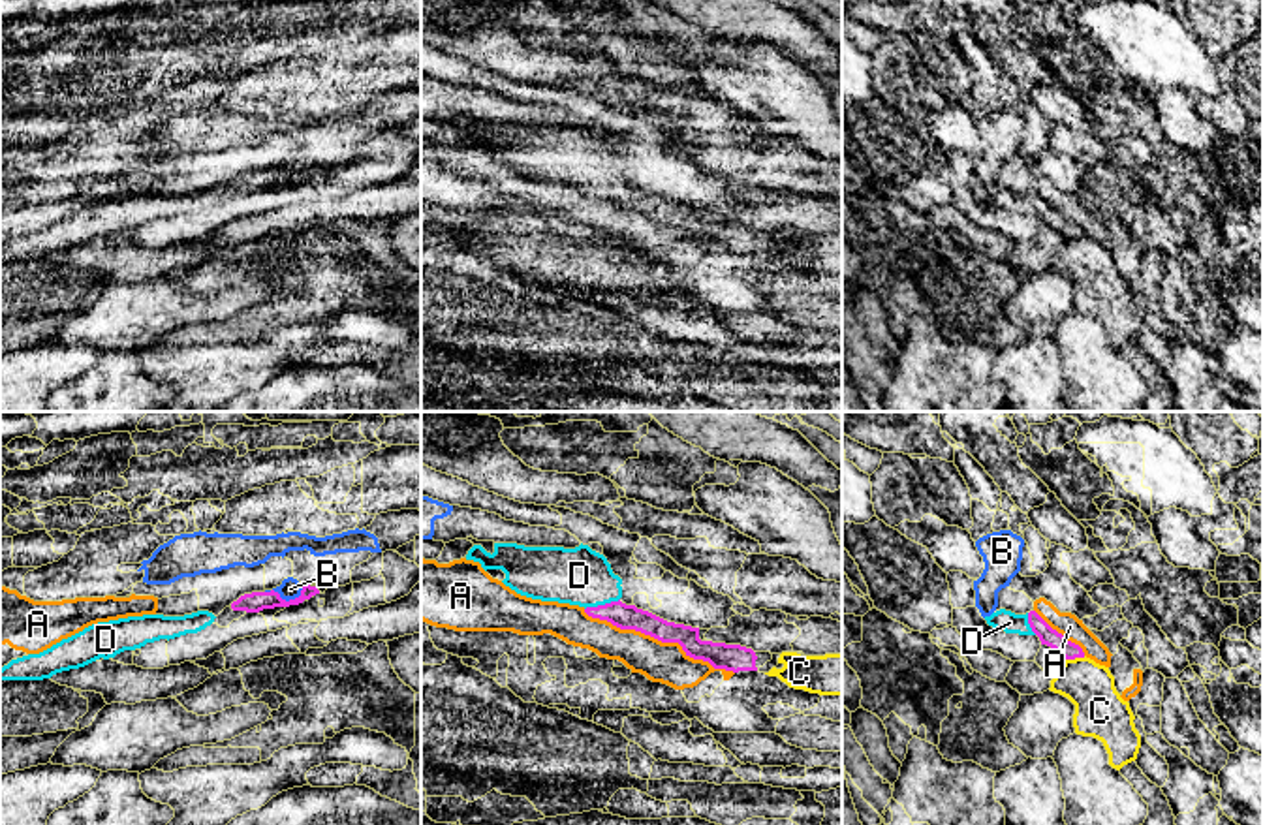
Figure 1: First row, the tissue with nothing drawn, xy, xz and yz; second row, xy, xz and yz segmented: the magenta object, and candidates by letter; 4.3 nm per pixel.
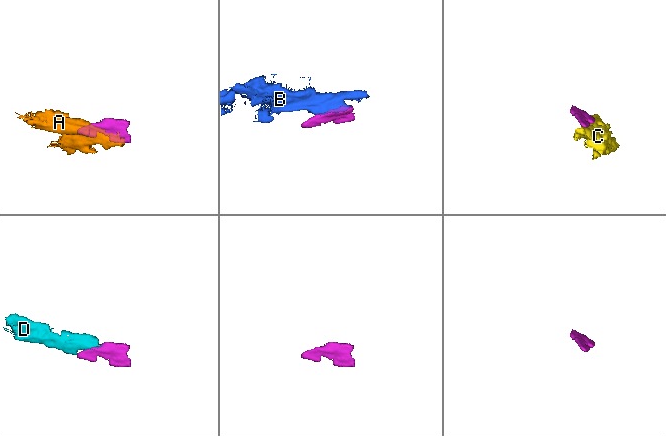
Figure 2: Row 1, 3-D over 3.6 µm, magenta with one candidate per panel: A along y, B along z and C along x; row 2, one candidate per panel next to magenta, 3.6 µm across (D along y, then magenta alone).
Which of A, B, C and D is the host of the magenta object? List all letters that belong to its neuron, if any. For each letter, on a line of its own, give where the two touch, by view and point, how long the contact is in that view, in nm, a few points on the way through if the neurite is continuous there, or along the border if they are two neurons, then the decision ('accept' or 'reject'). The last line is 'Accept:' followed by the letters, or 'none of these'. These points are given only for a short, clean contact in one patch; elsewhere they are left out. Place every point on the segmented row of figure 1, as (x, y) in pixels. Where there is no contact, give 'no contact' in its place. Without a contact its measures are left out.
A: meets magenta in xz at (658, 639); contact 700 nm long; reject
B: meets magenta in xy at (284, 600); contact 170 nm long; border along xy (303, 585), (301, 592), (288, 600), (273, 591), (265, 591); reject
C: meets magenta in yz at (1075, 656); contact 90 nm long; reject
D: meets magenta in xz at (602, 606); contact 160 nm long; runs through xz (626, 617), (602, 606), (600, 596), (579, 575); accept
Accept: D

